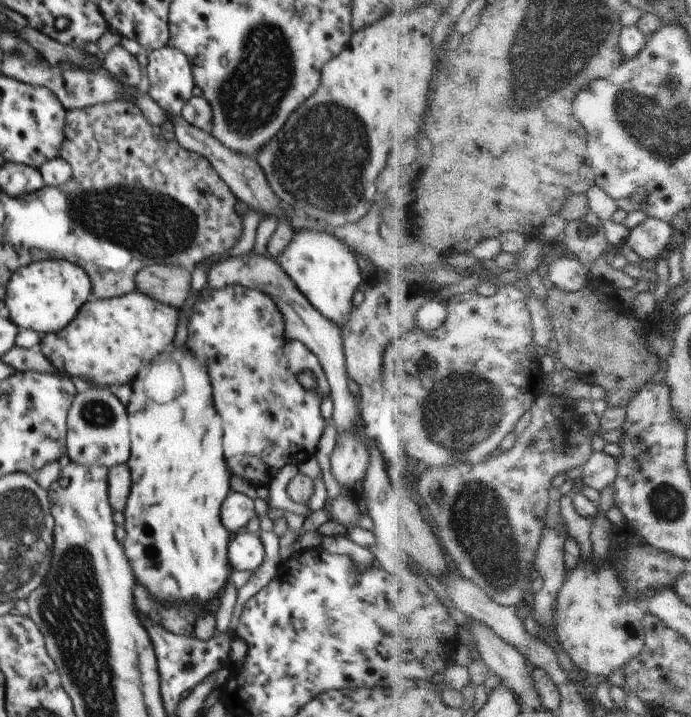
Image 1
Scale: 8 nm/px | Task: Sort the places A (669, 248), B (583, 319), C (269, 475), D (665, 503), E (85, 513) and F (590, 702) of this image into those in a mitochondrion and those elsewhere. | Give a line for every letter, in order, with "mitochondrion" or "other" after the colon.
A: other
B: other
C: other
D: mitochondrion
E: other
F: other

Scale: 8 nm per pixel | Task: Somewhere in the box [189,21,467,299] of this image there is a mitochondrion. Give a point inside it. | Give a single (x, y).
(328, 170)

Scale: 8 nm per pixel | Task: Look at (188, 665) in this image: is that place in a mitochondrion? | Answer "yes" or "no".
no

